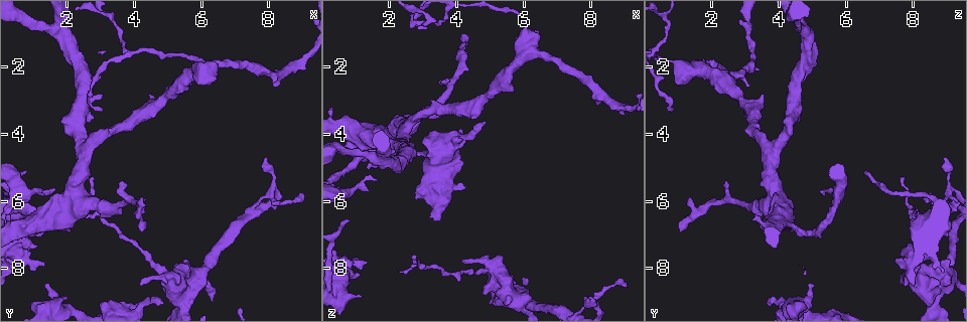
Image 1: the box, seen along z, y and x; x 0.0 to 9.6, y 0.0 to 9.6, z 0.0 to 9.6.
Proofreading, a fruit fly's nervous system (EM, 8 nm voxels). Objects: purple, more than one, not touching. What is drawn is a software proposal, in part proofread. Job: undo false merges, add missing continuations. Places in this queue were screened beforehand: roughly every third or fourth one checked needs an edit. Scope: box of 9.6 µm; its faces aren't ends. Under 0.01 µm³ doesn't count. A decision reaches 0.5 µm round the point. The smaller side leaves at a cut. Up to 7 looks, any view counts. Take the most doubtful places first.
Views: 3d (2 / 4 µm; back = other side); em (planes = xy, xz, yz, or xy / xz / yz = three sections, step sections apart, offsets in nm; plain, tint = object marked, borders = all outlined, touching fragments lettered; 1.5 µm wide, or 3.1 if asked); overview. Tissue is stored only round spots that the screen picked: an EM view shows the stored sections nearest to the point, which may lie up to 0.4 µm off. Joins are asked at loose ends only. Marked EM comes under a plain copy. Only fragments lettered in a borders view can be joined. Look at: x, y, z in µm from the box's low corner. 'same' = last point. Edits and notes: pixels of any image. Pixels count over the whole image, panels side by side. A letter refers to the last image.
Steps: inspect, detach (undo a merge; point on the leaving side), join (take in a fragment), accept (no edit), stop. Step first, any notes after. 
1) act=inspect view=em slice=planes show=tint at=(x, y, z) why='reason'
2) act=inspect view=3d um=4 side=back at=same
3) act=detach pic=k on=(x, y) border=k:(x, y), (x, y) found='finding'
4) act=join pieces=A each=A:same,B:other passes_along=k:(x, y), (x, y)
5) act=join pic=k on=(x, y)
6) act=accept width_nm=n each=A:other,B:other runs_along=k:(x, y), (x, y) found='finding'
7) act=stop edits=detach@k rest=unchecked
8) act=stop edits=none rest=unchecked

act=inspect view=3d um=4 at=(5.15, 8.25, 8.00) why='looks like a crossing'

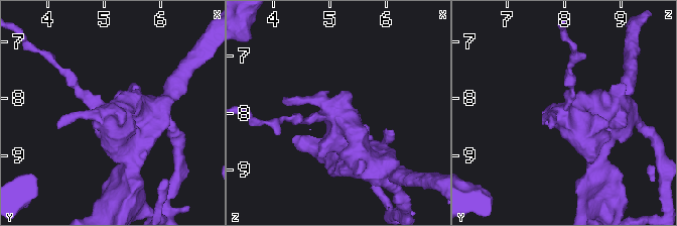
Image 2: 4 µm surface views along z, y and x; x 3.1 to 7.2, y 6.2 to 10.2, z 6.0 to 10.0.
act=inspect view=em slice=planes show=tint at=(5.10, 8.25, 8.00) arms=4 why='need the tissue'

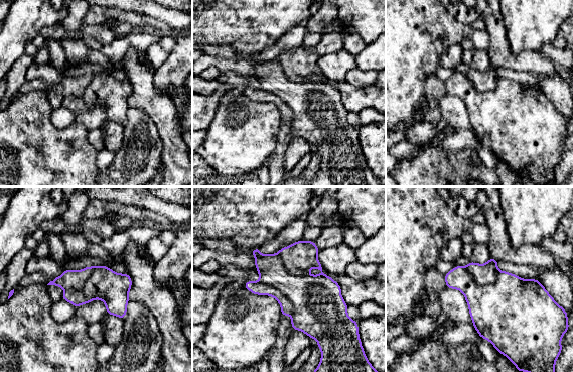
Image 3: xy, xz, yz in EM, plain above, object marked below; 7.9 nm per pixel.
act=inspect view=em slice=planes show=borders at=same why='what lies round it'

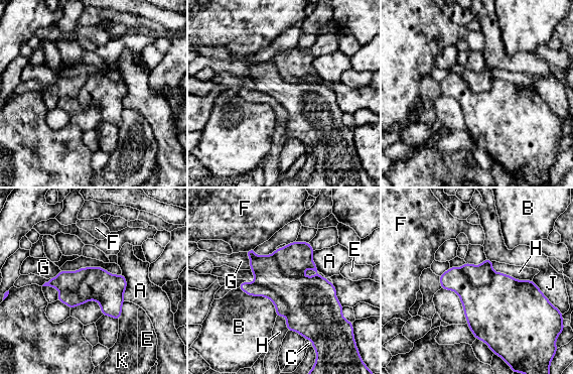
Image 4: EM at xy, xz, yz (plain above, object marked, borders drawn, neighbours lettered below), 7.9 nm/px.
act=detach pic=4 on=(481, 274) each=A:other,B:other,C:other,E:other,F:other,G:other,H:other,J:other,K:other border=4:(460, 268), (474, 284), (493, 274) found='a second neuron is stuck on'

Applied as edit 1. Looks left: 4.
act=inspect view=em slice=xy step=4 show=tint at=(4.80, 9.00, 3.70) why='branch stops here'

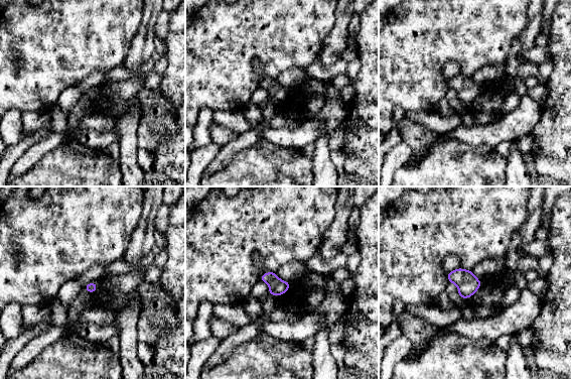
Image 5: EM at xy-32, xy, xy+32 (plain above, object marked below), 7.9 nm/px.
act=inspect view=em slice=xz step=4 show=borders at=same

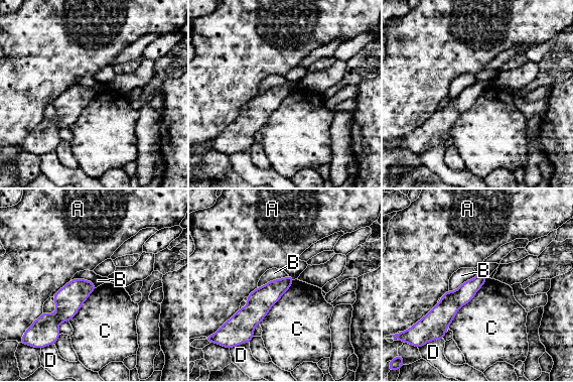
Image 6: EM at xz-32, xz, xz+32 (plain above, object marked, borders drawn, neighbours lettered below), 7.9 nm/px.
act=accept longest_contact=C:500nm each=A:other,B:other,C:other,D:other found='none of them fits'

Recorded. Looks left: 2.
act=inspect view=3d um=4 at=(6.00, 1.90, 0.60) why='calibre changes'

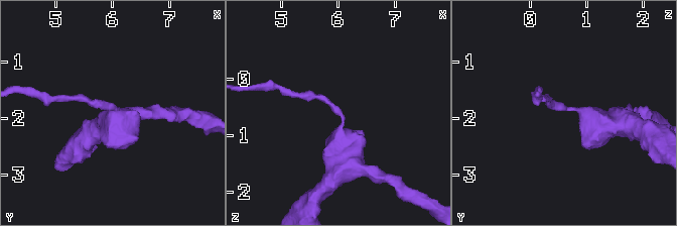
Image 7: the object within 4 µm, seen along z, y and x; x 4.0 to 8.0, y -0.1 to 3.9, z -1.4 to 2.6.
act=inspect view=em slice=planes show=borders at=(6.00, 1.85, 0.65) why='shape alone is not enough'

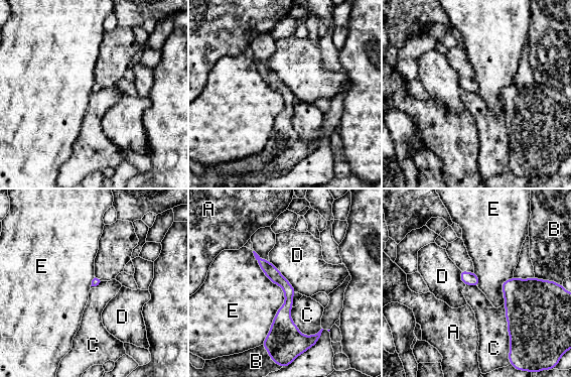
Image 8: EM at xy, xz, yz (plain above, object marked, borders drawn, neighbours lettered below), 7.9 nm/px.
act=accept each=A:other,B:other,C:other,D:other,E:other runs_along=8:(260, 260), (288, 289), (274, 346) found='continuous, no second neuron'

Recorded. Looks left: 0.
act=stop edits=detach@4 rest=unchecked

